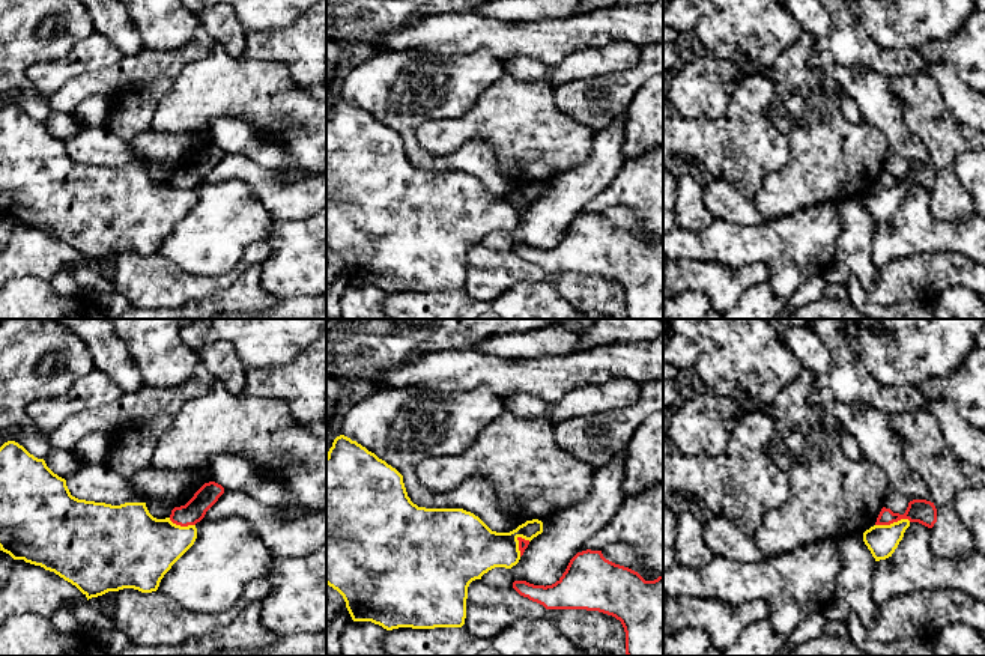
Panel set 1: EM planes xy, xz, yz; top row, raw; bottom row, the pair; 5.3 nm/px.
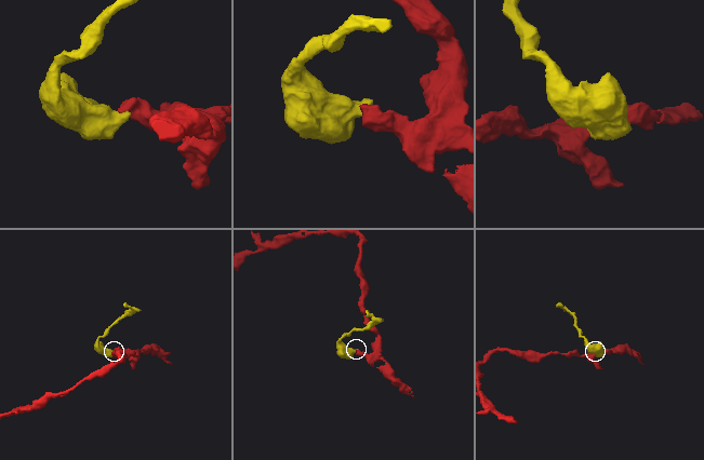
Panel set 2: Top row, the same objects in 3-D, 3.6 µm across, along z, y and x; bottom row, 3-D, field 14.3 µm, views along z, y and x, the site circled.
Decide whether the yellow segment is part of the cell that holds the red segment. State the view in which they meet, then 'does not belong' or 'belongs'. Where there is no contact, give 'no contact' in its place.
meets red in yz; does not belong

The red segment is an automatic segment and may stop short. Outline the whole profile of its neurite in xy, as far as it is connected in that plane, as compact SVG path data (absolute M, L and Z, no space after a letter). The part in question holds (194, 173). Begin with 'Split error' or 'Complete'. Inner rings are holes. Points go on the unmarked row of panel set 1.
Complete. M205 146L185 169L171 173L170 184L180 190L195 188L223 156L221 147Z

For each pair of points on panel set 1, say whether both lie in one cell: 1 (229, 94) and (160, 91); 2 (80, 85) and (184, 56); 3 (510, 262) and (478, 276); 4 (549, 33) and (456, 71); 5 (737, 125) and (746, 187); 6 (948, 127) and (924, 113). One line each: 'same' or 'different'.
1: different
2: same
3: same
4: different
5: same
6: same

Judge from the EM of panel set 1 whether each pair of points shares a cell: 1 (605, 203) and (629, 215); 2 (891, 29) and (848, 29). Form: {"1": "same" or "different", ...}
{"1": "different", "2": "different"}

